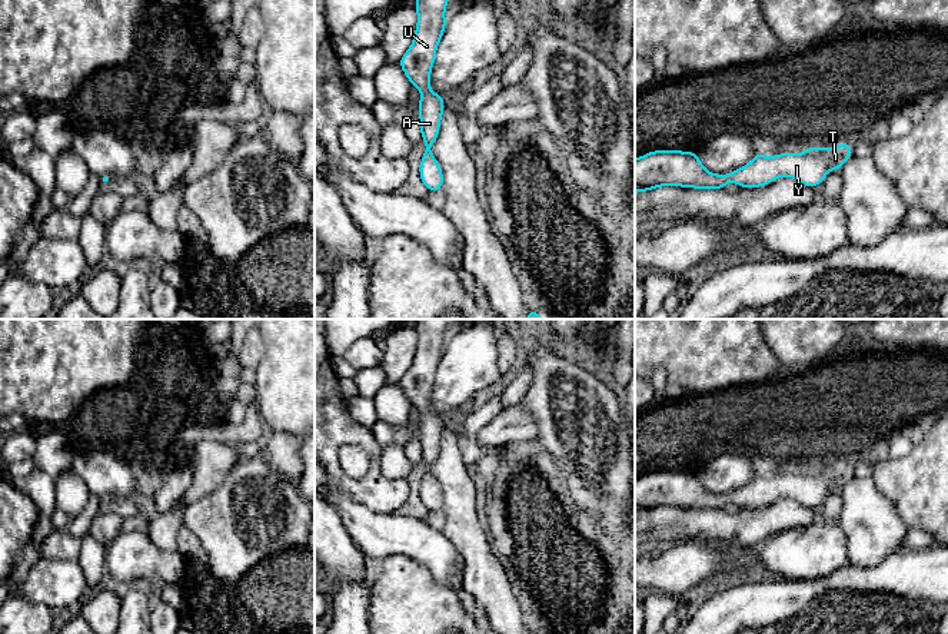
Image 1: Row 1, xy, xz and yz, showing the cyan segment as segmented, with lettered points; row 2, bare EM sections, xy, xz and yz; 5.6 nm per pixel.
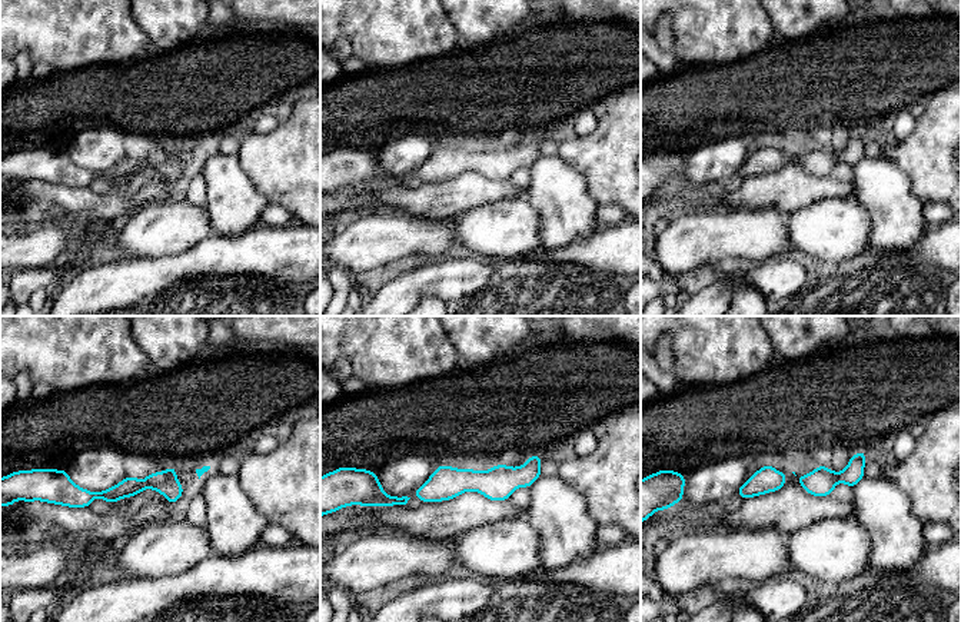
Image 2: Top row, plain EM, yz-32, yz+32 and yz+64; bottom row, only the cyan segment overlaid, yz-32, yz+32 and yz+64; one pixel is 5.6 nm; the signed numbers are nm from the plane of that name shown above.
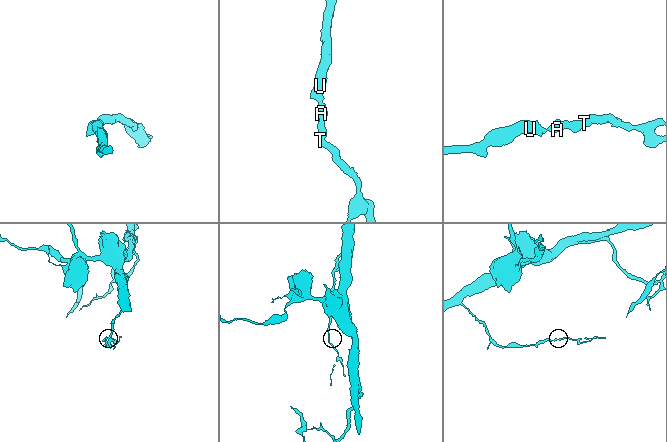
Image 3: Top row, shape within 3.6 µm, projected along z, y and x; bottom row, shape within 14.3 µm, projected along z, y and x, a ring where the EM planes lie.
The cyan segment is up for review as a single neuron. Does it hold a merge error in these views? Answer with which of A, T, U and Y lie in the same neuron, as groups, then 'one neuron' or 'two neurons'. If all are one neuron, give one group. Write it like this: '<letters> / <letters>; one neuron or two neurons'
A T U Y; one neuron

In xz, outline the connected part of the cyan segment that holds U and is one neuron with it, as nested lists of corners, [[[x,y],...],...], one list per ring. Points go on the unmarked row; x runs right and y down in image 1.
[[[418,319],[418,346],[409,371],[399,385],[412,406],[422,412],[419,422],[420,452],[426,471],[420,482],[420,499],[428,511],[440,511],[443,504],[442,489],[433,478],[430,467],[439,455],[443,418],[430,411],[429,399],[436,379],[436,368],[443,356],[448,319]]]

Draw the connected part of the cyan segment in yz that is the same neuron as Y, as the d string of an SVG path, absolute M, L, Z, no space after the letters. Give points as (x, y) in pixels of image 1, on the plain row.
M849 462L834 469L808 468L804 474L789 472L766 478L756 474L744 488L729 495L708 492L696 474L655 471L635 479L635 514L659 507L676 505L696 509L724 509L728 502L742 508L769 505L781 497L791 497L808 508L825 501L829 491L841 489L851 477Z

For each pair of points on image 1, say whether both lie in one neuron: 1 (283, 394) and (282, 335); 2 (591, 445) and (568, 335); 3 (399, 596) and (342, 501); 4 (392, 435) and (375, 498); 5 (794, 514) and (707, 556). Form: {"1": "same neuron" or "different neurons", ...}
{"1": "same neuron", "2": "different neurons", "3": "different neurons", "4": "different neurons", "5": "different neurons"}

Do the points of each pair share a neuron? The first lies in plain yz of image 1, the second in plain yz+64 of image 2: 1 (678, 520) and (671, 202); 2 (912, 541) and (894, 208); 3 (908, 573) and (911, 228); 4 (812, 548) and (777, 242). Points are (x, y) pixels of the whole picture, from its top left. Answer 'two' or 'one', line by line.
1: one
2: two
3: two
4: two

